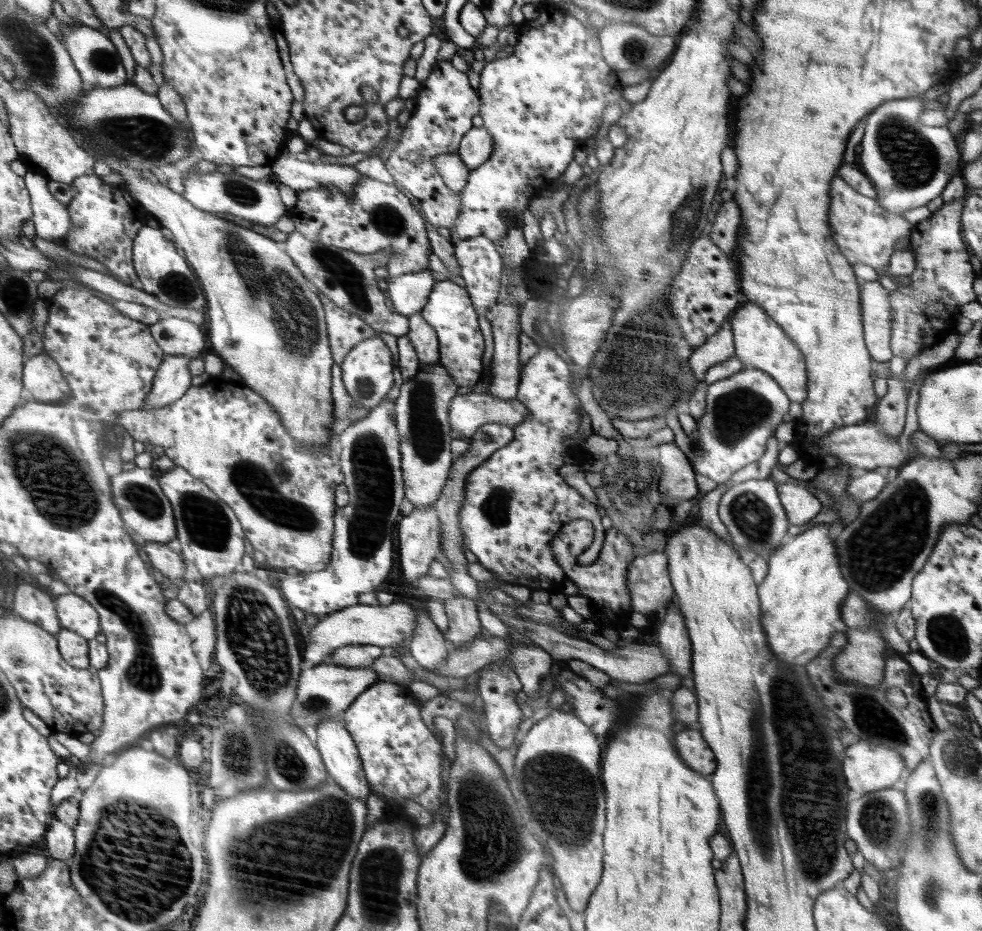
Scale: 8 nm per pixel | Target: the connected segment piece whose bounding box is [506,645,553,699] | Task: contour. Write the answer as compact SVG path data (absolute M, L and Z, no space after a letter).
M538 645L512 647L506 658L513 664L514 673L522 683L522 689L529 699L534 698L540 682L550 674L552 657Z

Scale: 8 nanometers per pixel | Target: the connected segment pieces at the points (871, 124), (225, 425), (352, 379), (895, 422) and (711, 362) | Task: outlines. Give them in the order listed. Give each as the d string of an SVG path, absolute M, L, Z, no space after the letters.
M918 97L883 102L868 116L860 143L864 173L878 193L877 203L898 216L938 198L949 180L962 174L960 140L947 125L935 127L922 123L919 118L924 110L924 100Z
M212 381L210 382L210 386L202 385L192 387L181 400L178 400L178 403L174 403L170 407L154 409L154 411L139 409L122 412L122 415L120 415L120 424L126 428L134 439L144 443L154 444L158 450L166 453L177 467L186 468L198 480L209 484L210 488L214 492L217 492L218 496L221 496L222 500L225 500L239 516L248 542L252 544L255 550L262 552L266 556L265 566L268 570L272 570L272 568L276 568L276 570L296 568L296 570L301 572L318 572L328 566L332 558L333 538L334 532L336 531L336 526L333 523L338 507L336 503L336 490L338 486L345 482L341 466L341 446L336 436L328 444L323 444L320 448L305 448L293 436L290 436L290 432L286 430L286 426L282 422L281 416L278 416L277 410L261 394L254 392L250 387L244 388L244 386L236 386L236 384L230 384L230 386L214 386Z
M379 336L357 344L341 364L341 379L349 390L350 398L364 409L374 409L389 395L395 394L399 383L397 368L392 364L392 353Z
M903 373L887 380L888 392L878 404L876 423L888 437L900 437L905 426L908 392L905 390Z
M731 317L723 322L720 330L708 337L704 344L701 344L693 351L690 366L695 372L698 381L702 381L706 371L719 362L728 360L734 354L734 337L731 331Z

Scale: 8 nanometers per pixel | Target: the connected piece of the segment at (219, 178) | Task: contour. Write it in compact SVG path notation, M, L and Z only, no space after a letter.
M214 171L211 173L192 173L184 181L186 186L184 196L194 203L194 206L200 207L208 212L232 212L234 216L272 226L276 224L282 214L288 210L285 204L280 200L278 185L273 179L253 180L238 173L222 173Z

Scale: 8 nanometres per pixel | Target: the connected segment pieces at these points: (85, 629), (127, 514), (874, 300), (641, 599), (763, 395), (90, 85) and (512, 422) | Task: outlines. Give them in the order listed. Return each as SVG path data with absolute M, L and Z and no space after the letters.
M70 593L56 597L61 623L91 641L103 632L101 614L89 600Z
M134 468L134 470L122 471L112 477L113 496L118 508L121 508L129 528L142 542L153 540L154 542L168 543L175 538L179 539L177 516L173 501L162 488L159 472L150 468Z
M878 281L862 285L862 316L865 339L876 362L892 358L893 313L888 300L889 291Z
M665 549L635 557L627 572L632 610L642 614L661 613L671 604L675 593L667 564Z
M748 366L740 372L709 384L706 412L696 423L698 440L690 464L694 472L708 476L718 484L727 482L734 472L757 463L766 450L768 439L774 436L788 412L788 394L769 373Z
M55 23L55 26L61 27L63 32L63 40L65 40L66 49L74 58L74 63L80 70L84 80L85 88L94 90L98 87L114 88L121 84L126 84L128 80L128 71L124 65L124 58L116 44L112 42L111 35L105 30L98 30L86 25L79 27L70 27L68 24Z
M469 393L457 396L450 404L451 430L462 438L471 438L479 427L500 423L514 429L528 419L526 408L518 400L500 400L488 393Z

